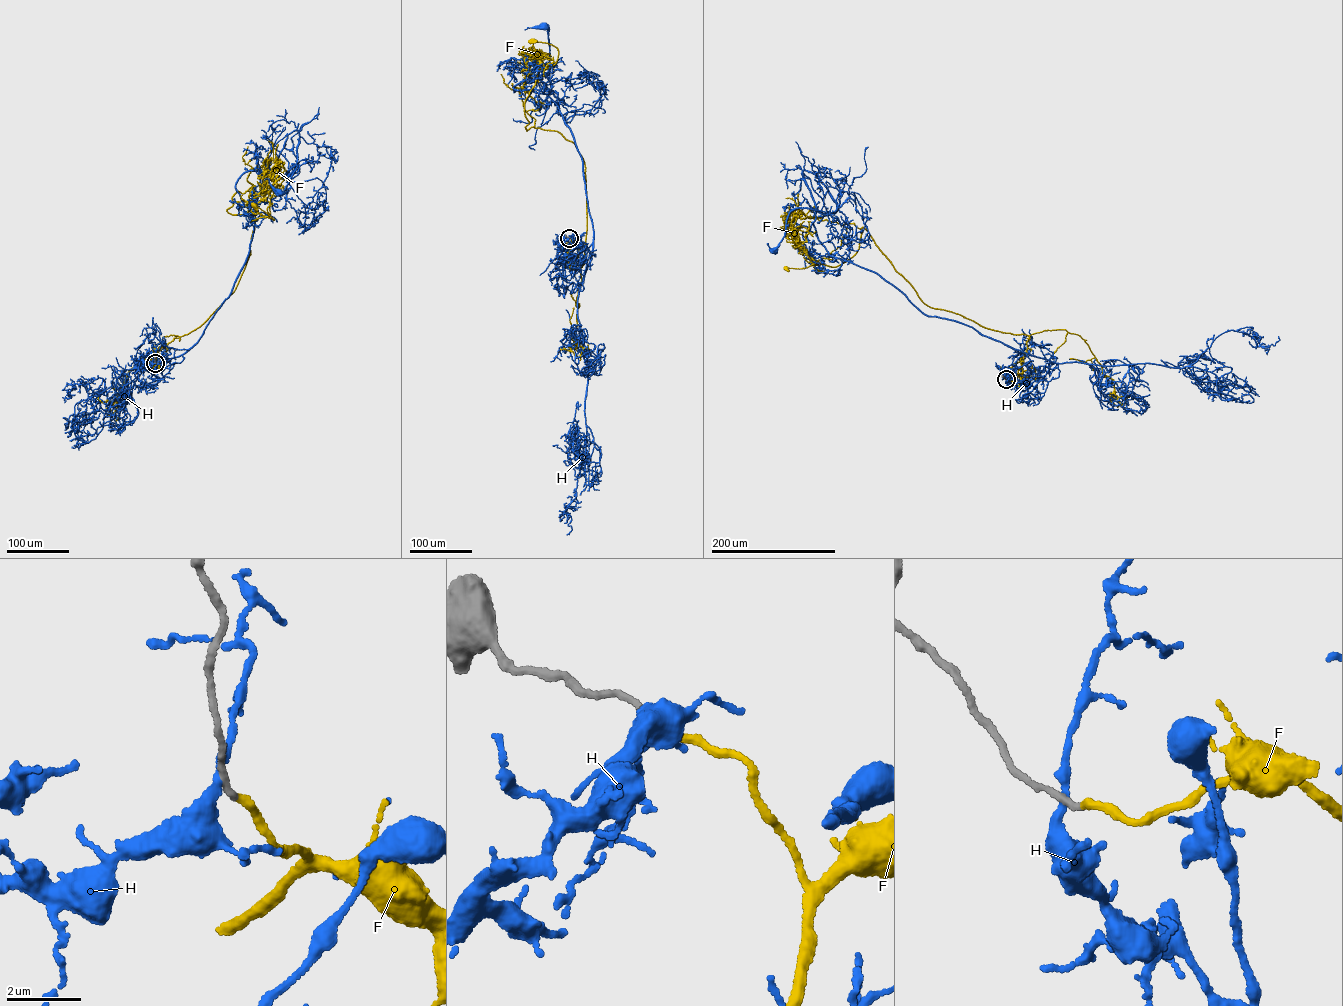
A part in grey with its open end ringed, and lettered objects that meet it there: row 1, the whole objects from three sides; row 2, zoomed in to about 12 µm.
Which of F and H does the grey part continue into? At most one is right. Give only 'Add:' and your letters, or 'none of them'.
Add: F

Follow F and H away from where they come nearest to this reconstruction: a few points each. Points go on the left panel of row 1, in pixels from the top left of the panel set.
F: (155, 363), (159, 349), (234, 292), (251, 252), (249, 191), (237, 191), (227, 209), (274, 219), (253, 205)
H: (155, 362), (156, 351), (198, 342), (229, 296), (255, 229), (236, 182), (272, 167), (297, 130), (280, 194)

